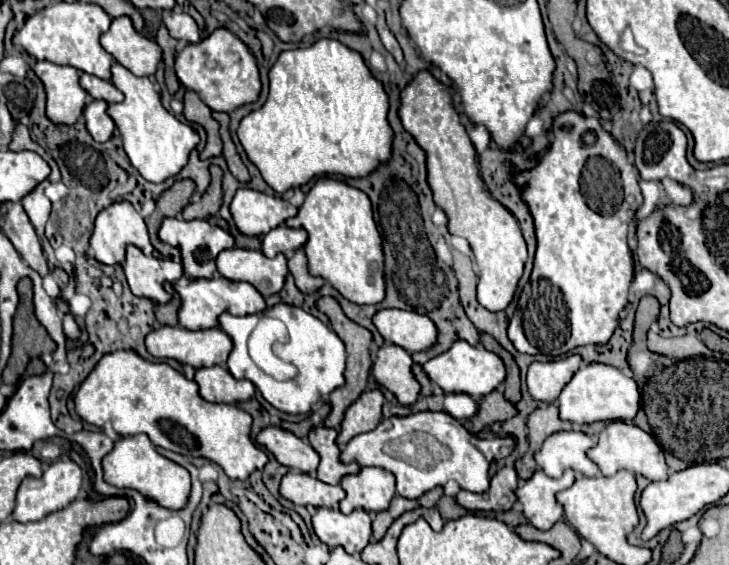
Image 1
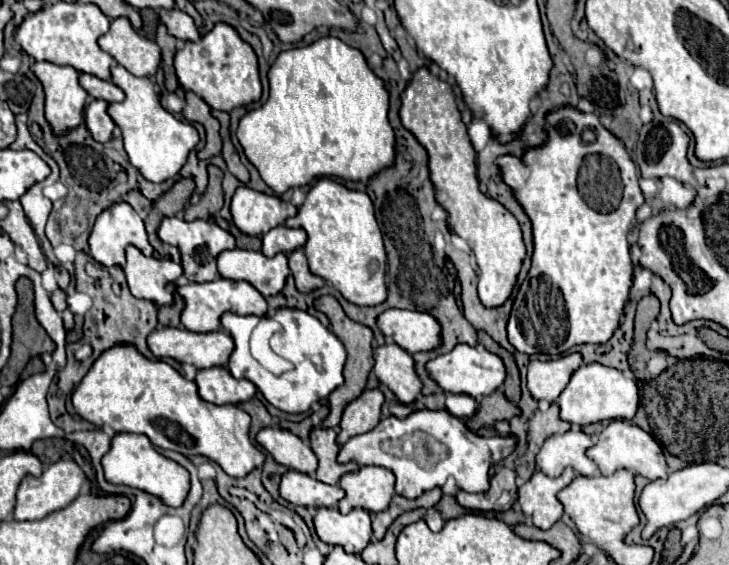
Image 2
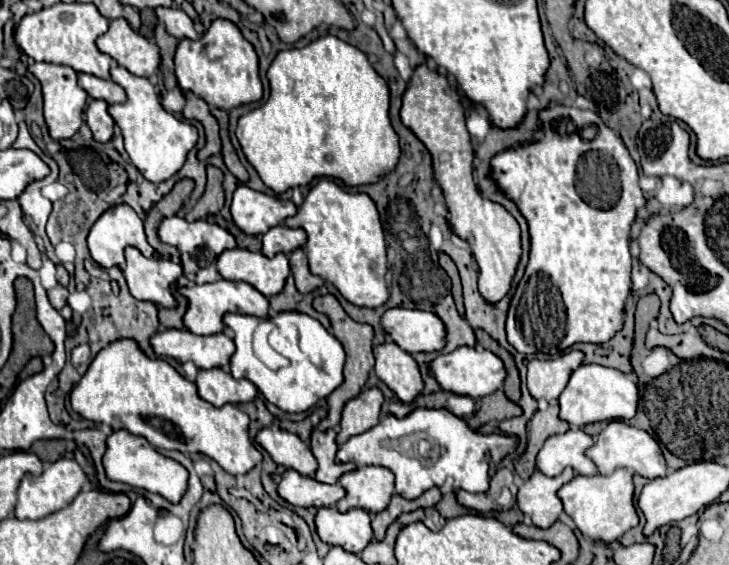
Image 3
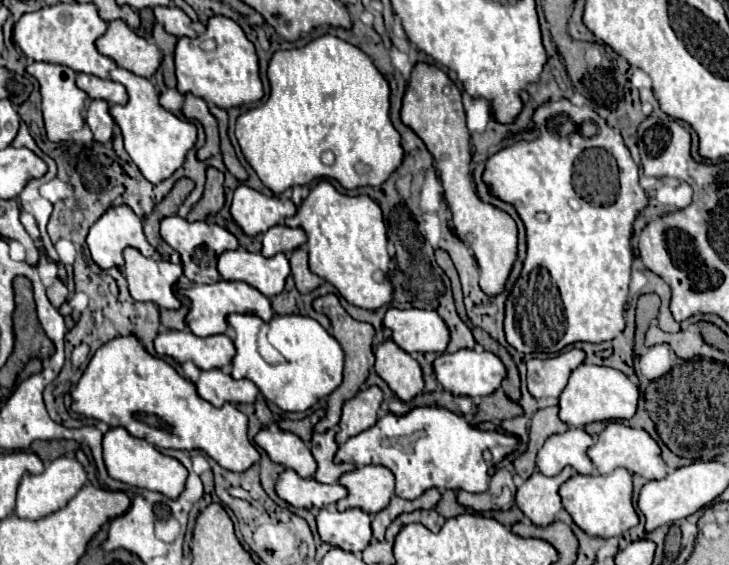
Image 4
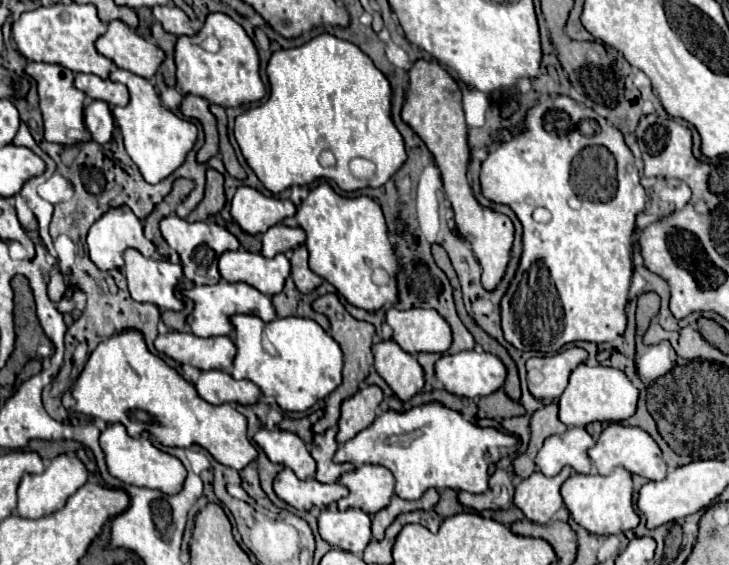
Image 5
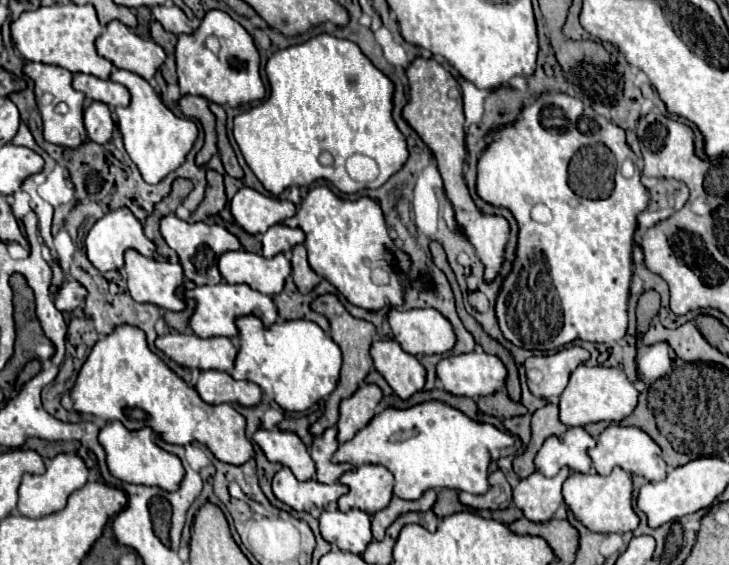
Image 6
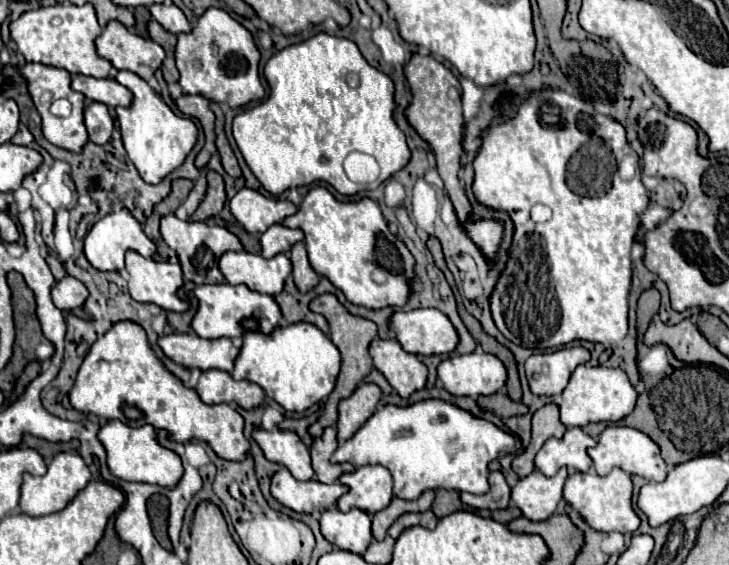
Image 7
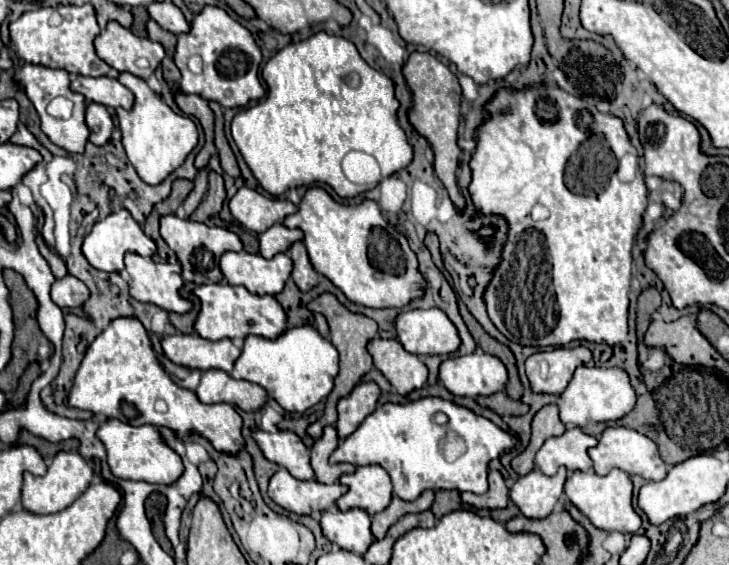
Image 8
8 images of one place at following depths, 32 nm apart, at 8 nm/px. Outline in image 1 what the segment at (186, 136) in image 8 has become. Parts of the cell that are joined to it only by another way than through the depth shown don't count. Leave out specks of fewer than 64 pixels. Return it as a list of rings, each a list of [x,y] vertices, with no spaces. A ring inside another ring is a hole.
[[[112,64],[112,84],[124,92],[124,100],[120,104],[108,106],[108,116],[120,130],[124,150],[132,162],[132,166],[148,180],[148,182],[164,182],[166,178],[176,176],[184,164],[188,162],[188,154],[198,144],[198,132],[180,120],[176,120],[160,102],[160,94],[154,90],[150,78],[138,78],[130,70],[120,64]]]

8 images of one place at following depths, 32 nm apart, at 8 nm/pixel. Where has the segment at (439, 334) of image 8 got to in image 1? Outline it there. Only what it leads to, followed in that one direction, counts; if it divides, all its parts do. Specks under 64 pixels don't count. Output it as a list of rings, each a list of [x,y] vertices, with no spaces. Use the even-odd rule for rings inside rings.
[[[380,310],[374,316],[374,324],[384,340],[404,348],[408,354],[428,350],[438,340],[438,328],[426,314],[408,310]]]

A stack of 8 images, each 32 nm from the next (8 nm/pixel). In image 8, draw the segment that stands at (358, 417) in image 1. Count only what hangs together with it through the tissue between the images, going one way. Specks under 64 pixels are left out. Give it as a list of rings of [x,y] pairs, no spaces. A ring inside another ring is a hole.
[[[360,382],[346,398],[338,400],[336,430],[340,440],[350,436],[360,426],[360,422],[370,412],[374,412],[378,396],[380,396],[380,388],[376,382]]]

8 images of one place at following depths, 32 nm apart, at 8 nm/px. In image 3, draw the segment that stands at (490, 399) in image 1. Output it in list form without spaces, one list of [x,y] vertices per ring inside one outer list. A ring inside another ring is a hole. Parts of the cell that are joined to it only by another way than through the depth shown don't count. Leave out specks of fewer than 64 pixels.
[[[496,390],[494,394],[488,394],[480,400],[480,406],[474,412],[474,416],[468,420],[468,424],[472,428],[478,428],[480,424],[486,424],[486,422],[492,422],[492,420],[500,422],[500,420],[514,418],[514,416],[520,416],[520,414],[522,414],[522,408],[518,404],[514,404],[512,400],[508,400],[502,390]]]

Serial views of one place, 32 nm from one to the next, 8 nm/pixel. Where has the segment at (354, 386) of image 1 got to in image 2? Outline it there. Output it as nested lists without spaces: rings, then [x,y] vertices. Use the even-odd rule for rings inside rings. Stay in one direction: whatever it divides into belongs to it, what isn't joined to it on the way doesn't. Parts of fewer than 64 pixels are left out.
[[[320,296],[314,300],[314,308],[324,312],[328,318],[330,318],[330,326],[332,326],[332,332],[338,336],[338,340],[344,344],[346,348],[346,366],[344,366],[344,384],[340,388],[336,388],[336,392],[332,392],[328,396],[328,404],[330,404],[330,414],[326,416],[326,420],[322,422],[322,428],[334,428],[340,424],[340,418],[342,418],[342,412],[346,408],[348,402],[352,402],[356,396],[360,396],[360,392],[364,390],[366,386],[366,380],[368,380],[368,372],[372,370],[374,366],[374,358],[372,358],[372,330],[364,324],[358,324],[354,320],[350,320],[346,316],[346,312],[342,310],[342,306],[338,304],[338,300],[334,296]]]

